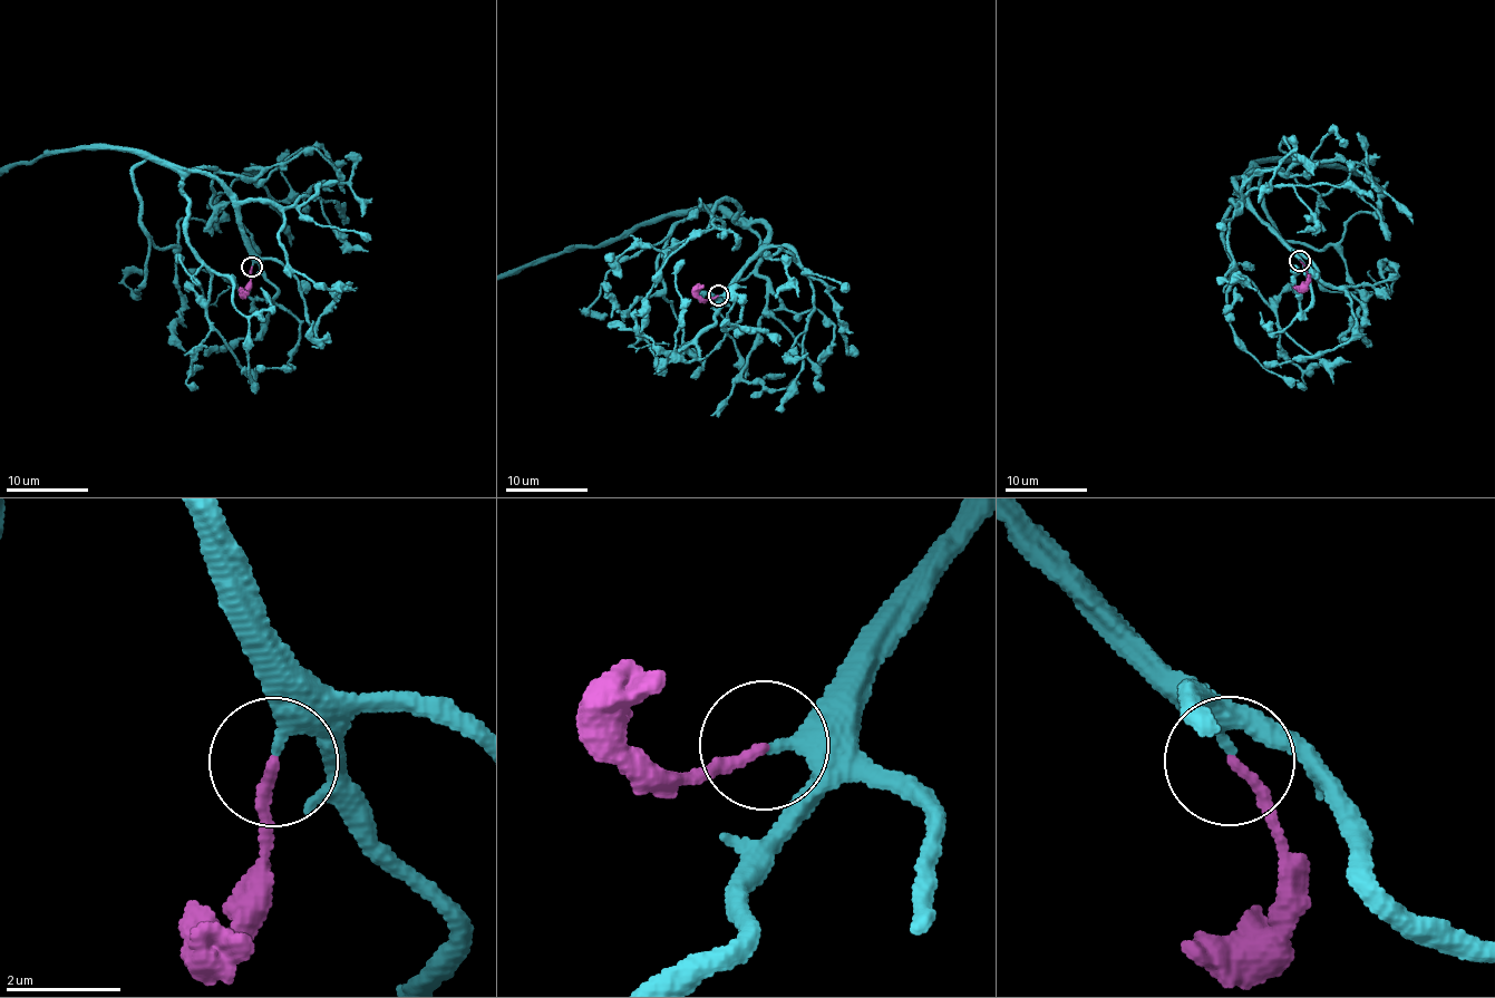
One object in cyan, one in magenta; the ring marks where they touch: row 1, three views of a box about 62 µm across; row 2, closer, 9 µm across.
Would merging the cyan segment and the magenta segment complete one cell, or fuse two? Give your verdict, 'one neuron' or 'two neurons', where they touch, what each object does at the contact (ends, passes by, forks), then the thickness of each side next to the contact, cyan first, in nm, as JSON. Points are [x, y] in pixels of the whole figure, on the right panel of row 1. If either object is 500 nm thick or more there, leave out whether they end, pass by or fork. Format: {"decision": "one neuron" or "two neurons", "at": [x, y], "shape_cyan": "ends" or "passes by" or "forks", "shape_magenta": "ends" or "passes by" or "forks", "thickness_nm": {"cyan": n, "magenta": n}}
{"decision": "one neuron", "at": [1299, 260], "shape_cyan": "ends", "shape_magenta": "ends", "thickness_nm": {"cyan": 320, "magenta": 160}}

